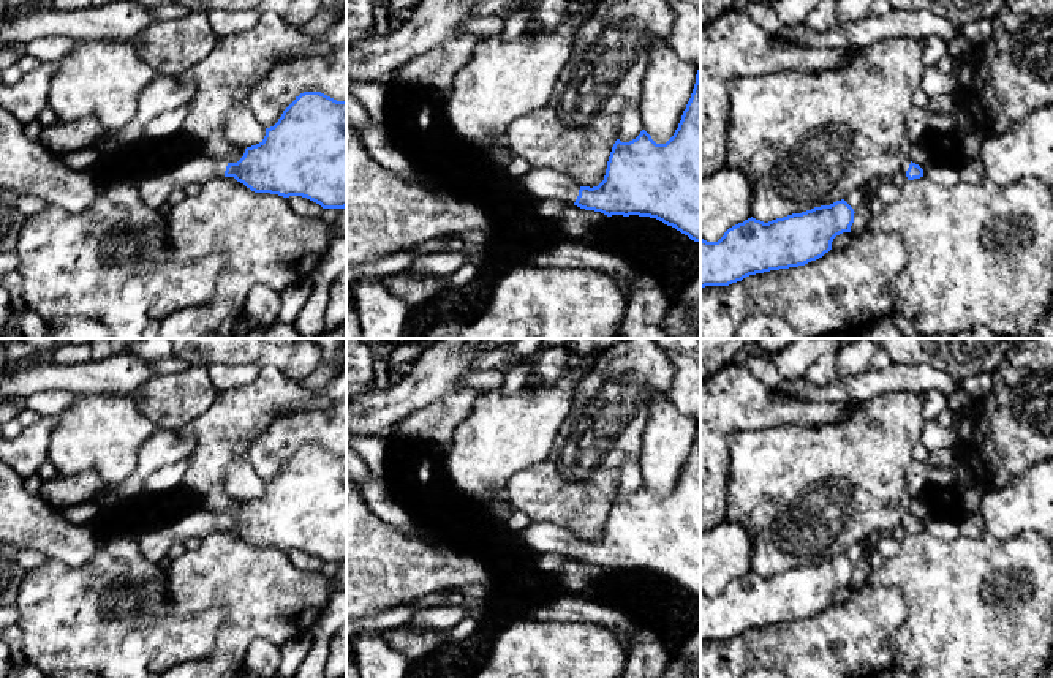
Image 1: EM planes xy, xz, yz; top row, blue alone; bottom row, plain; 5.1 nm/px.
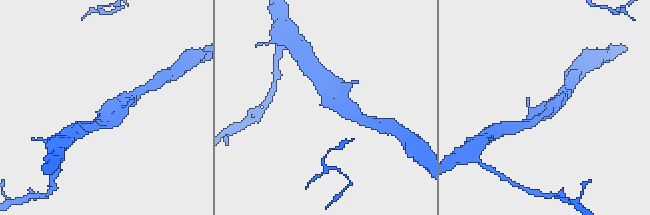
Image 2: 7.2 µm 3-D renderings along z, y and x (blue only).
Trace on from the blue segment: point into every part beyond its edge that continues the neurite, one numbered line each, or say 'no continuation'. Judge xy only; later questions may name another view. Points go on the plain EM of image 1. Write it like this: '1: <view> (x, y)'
1: xy (155, 544)

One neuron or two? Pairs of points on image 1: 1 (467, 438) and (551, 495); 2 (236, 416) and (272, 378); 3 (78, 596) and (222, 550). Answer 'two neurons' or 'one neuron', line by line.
1: two neurons
2: one neuron
3: two neurons

